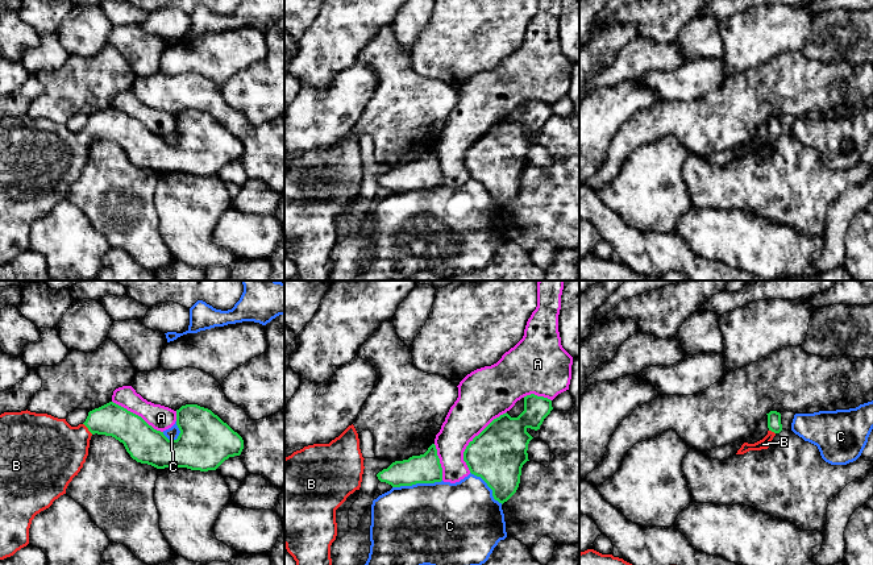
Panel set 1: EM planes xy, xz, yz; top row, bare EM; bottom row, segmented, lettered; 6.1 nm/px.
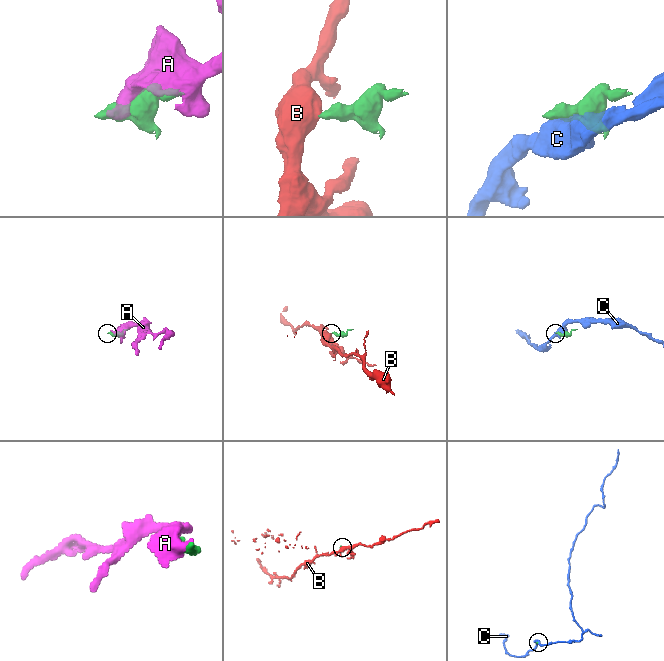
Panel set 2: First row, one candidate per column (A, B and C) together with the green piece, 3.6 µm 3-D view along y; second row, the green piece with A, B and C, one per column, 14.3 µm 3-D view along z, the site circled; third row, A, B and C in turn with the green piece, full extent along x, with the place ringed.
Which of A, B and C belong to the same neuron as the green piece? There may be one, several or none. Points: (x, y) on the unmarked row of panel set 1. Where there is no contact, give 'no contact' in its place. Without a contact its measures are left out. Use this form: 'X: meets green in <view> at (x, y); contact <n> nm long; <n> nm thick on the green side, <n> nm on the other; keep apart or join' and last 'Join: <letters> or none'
A: meets green in xz at (473, 144); contact 440 nm long; 340 nm thick on the green side, 280 nm on the other; keep apart
B: meets green in xy at (87, 132); contact 90 nm long; 200 nm thick on the green side, 360 nm on the other; join
C: meets green in xz at (416, 187); contact 300 nm long; 180 nm thick on the green side, 480 nm on the other; keep apart
Join: B

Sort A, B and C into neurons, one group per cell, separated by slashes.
A / B / C

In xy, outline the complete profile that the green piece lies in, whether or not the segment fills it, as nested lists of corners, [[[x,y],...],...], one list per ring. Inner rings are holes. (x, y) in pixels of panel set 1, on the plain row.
[[[109,107],[88,117],[83,129],[71,132],[66,124],[30,116],[4,117],[0,120],[0,265],[13,261],[29,249],[29,233],[37,219],[49,213],[55,204],[66,199],[68,188],[83,173],[88,161],[91,141],[112,141],[124,149],[133,165],[157,174],[187,173],[191,175],[216,175],[229,162],[240,161],[242,142],[211,115],[198,109],[186,109],[176,115],[176,130],[180,136],[176,145],[169,145],[163,137],[154,134],[141,121]]]

